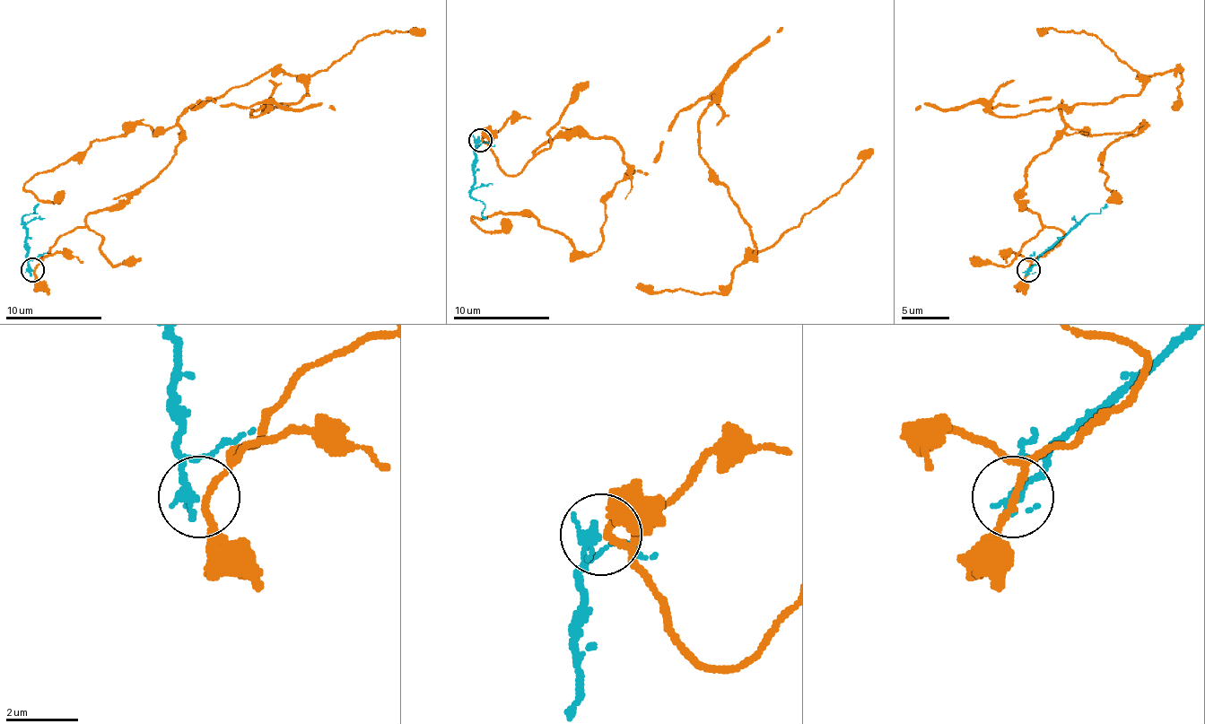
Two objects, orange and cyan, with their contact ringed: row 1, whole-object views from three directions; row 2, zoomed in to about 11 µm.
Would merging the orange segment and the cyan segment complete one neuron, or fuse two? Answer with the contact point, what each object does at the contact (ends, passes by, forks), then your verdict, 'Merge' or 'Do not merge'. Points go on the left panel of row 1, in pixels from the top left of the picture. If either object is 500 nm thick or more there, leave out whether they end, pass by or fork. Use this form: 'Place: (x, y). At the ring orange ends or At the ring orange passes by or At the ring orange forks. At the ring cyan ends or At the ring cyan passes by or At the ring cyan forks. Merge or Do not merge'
Place: (32, 270). At the ring orange passes by. At the ring cyan ends. Do not merge

